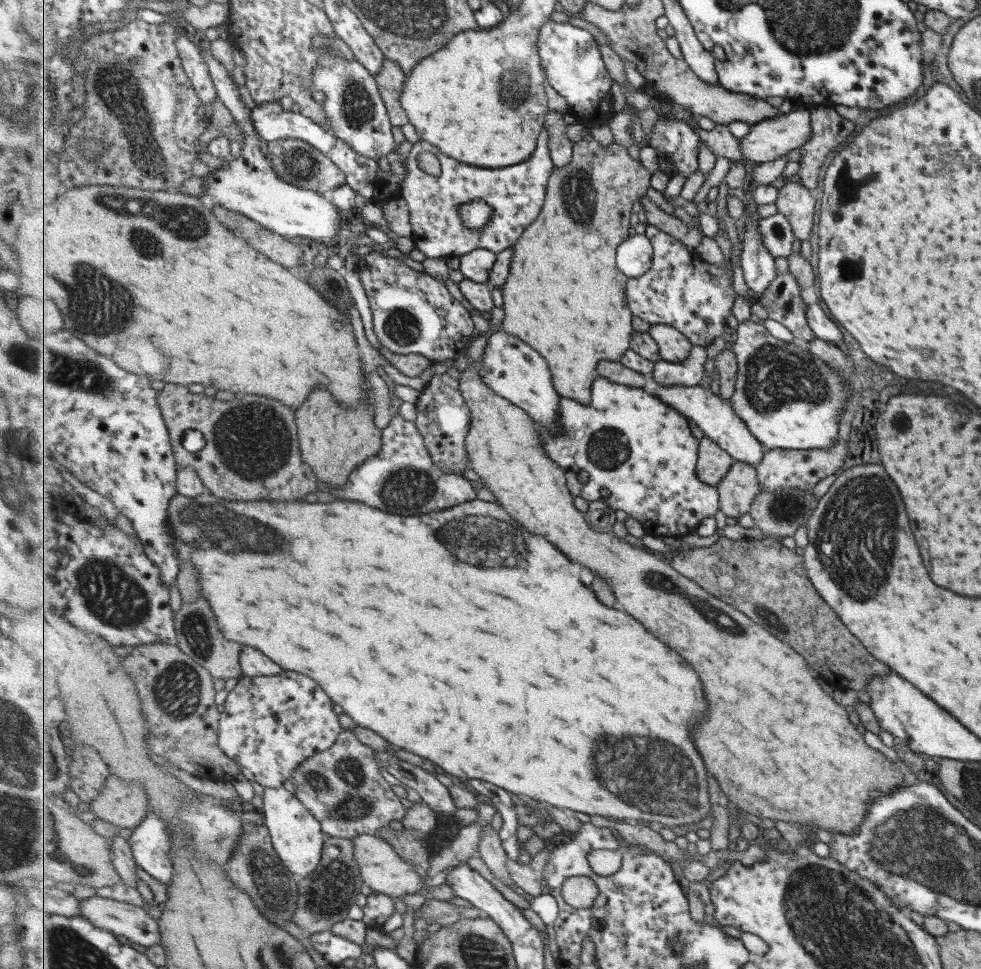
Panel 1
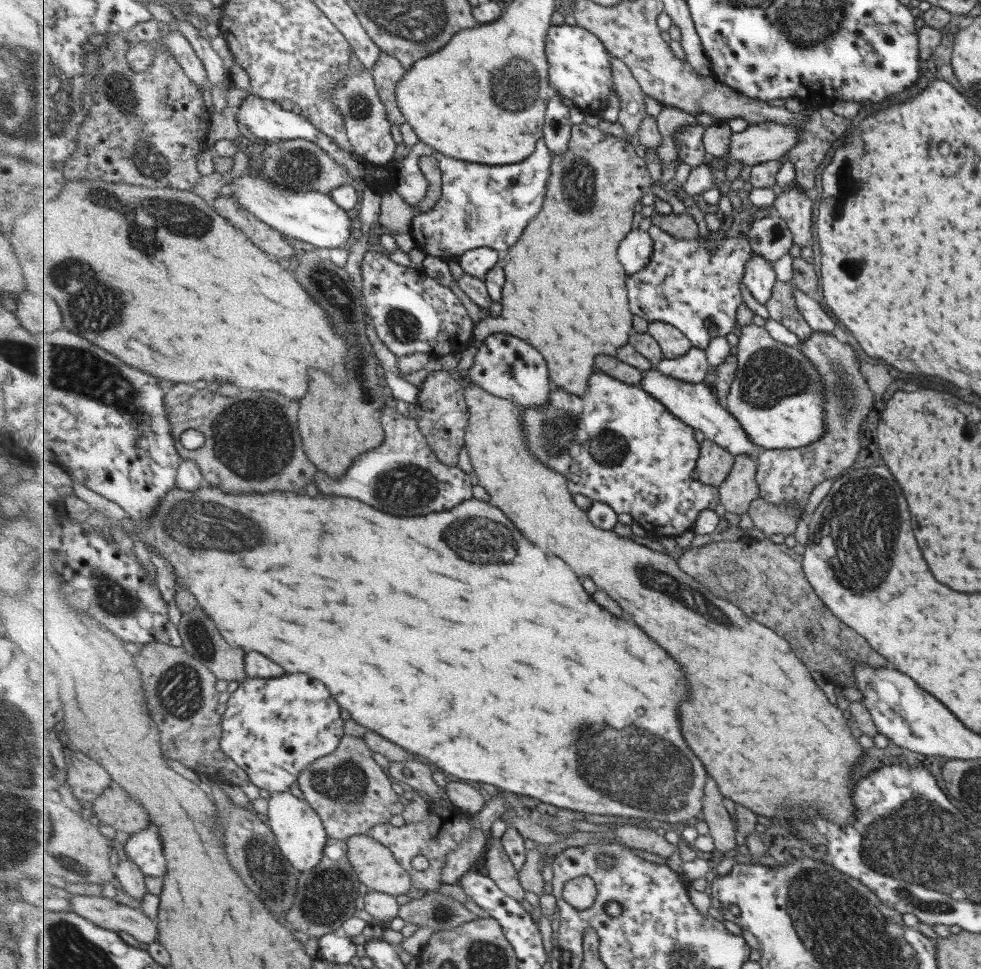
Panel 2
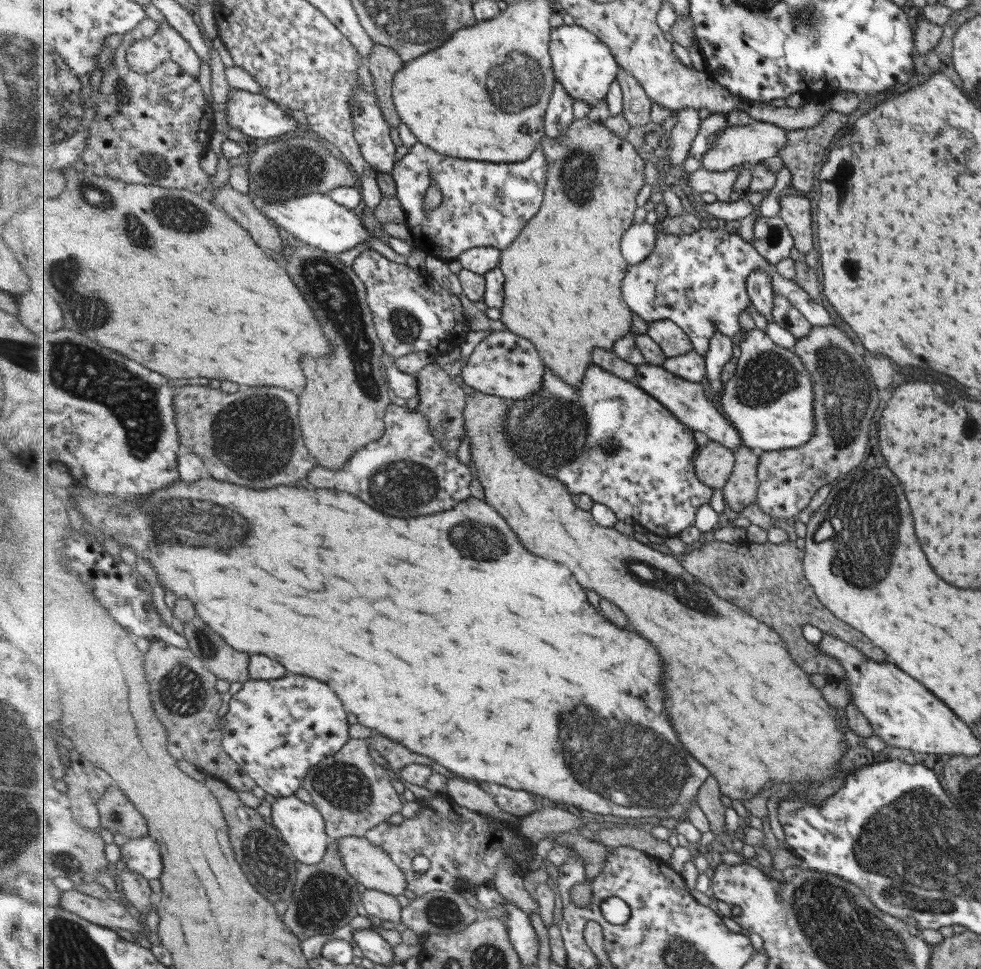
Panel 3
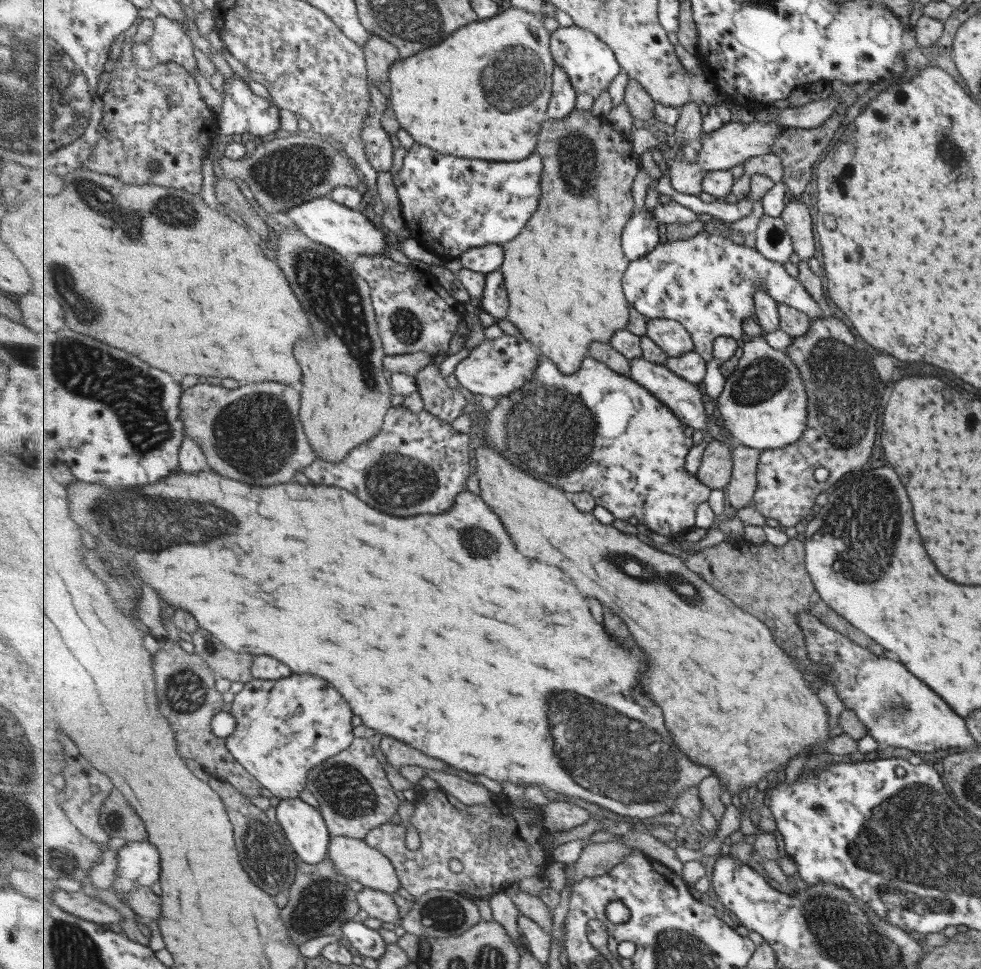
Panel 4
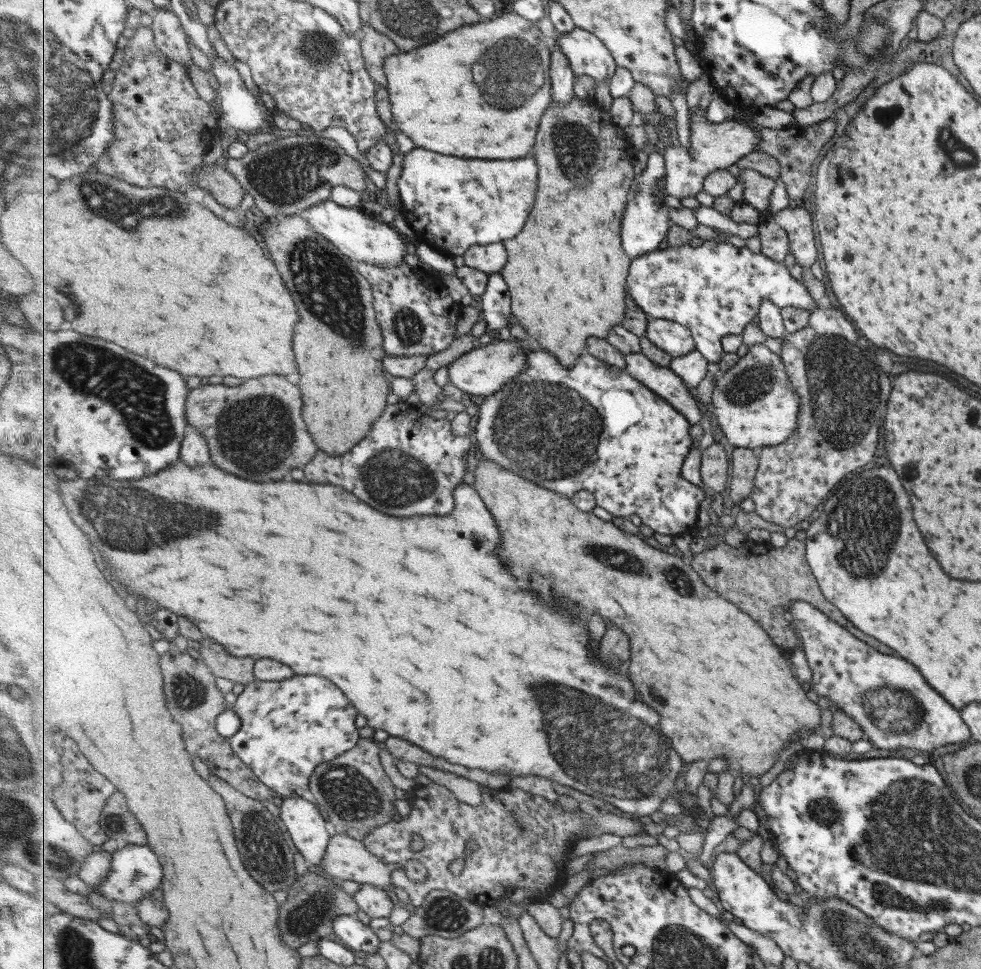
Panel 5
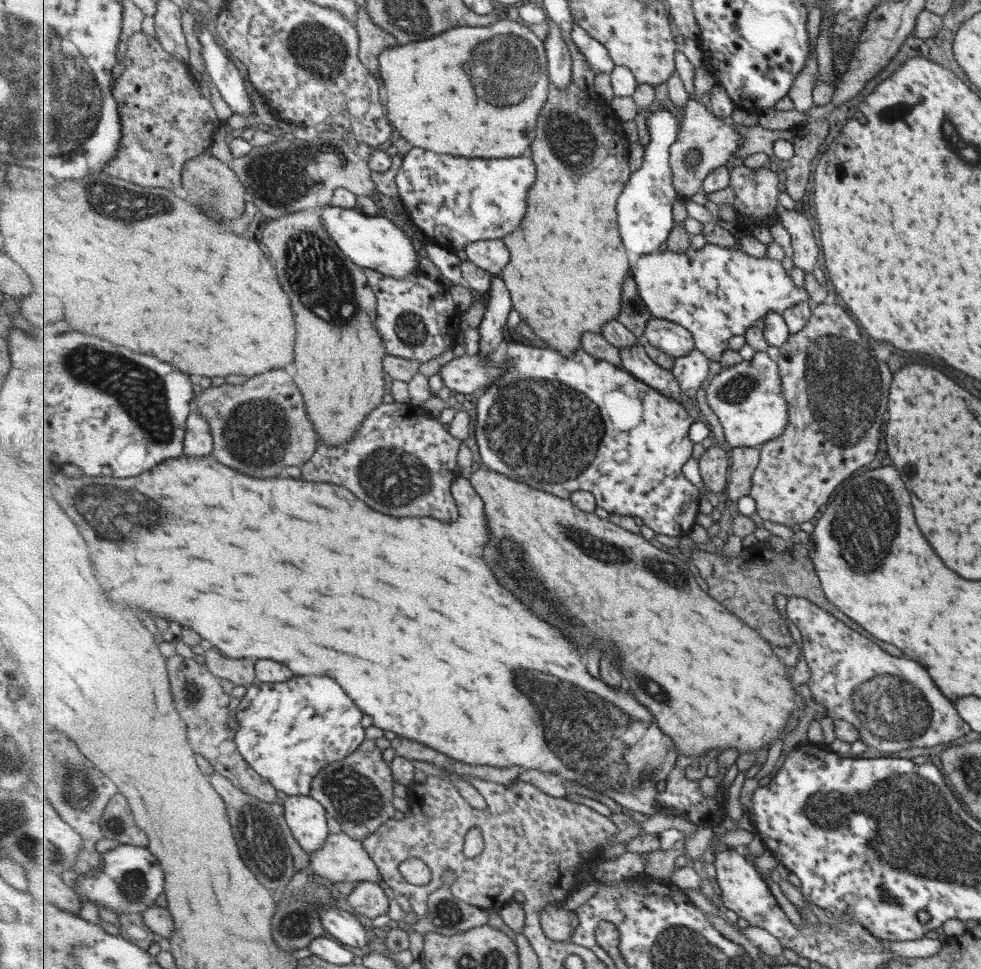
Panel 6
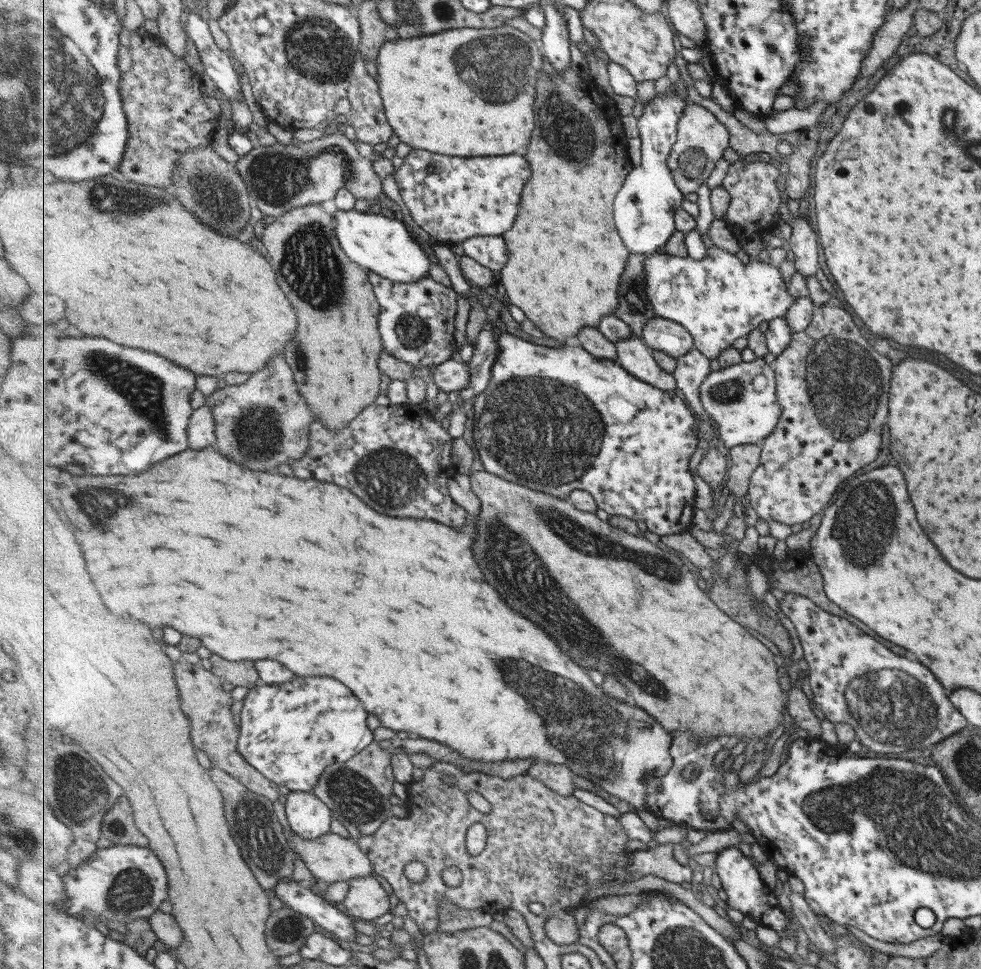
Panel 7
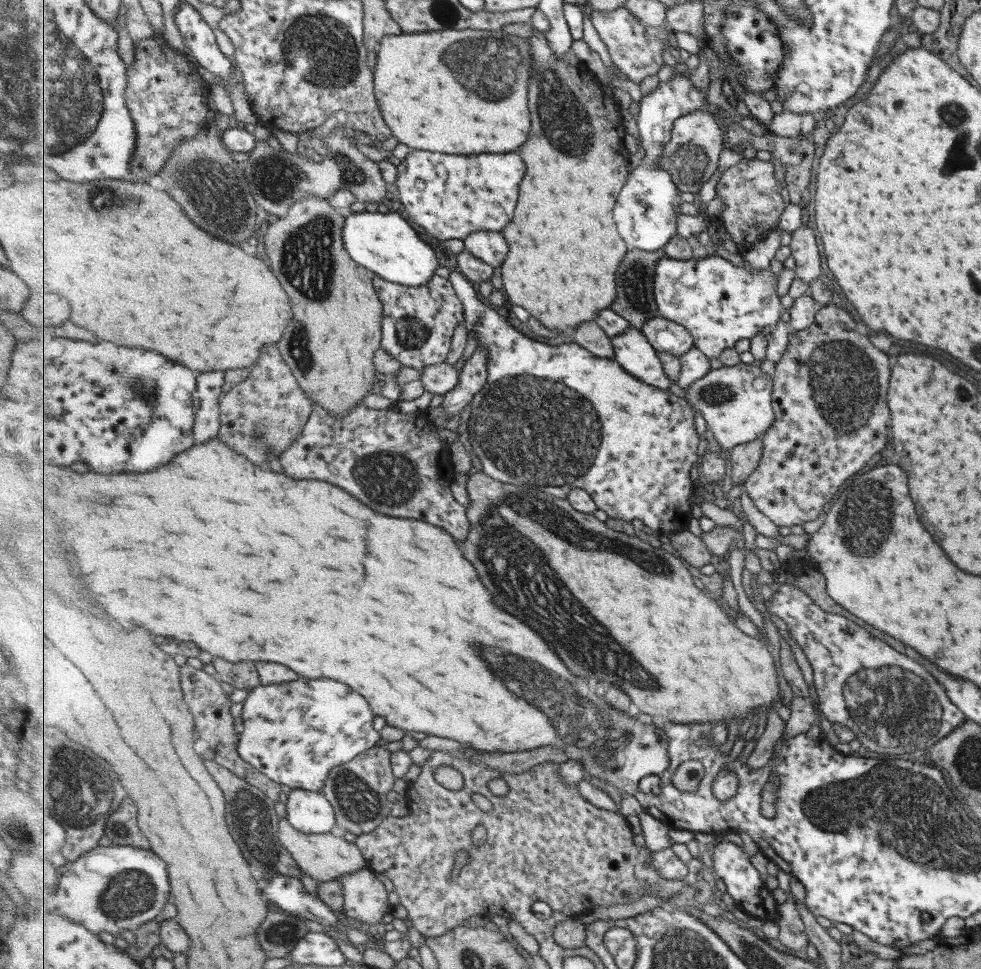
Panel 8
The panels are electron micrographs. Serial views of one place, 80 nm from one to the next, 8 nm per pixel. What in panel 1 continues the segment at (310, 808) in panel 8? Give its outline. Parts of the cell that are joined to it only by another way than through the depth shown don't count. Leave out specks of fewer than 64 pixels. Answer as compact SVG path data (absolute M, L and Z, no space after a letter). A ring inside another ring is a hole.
M284 787L266 788L263 792L263 810L266 825L270 828L275 850L283 859L285 865L297 878L305 878L320 865L327 834L313 812L305 806L296 793L285 790Z

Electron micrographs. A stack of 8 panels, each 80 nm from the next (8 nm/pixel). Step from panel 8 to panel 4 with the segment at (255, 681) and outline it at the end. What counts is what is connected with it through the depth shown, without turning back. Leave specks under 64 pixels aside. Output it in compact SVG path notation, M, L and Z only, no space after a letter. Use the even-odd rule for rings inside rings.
M199 630L197 634L191 634L195 647L195 655L202 656L209 666L217 674L217 677L227 678L233 682L243 684L254 679L253 656L251 654L237 654L229 650L221 640L217 640L213 634Z

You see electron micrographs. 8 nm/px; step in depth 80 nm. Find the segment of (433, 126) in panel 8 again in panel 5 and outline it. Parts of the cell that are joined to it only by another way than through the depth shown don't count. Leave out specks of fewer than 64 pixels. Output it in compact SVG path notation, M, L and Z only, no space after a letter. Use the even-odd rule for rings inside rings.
M515 12L462 26L429 46L385 58L384 69L389 78L390 104L393 106L392 119L398 125L398 131L411 138L419 148L459 158L523 158L535 146L541 118L551 106L551 62L552 41L543 36L535 21Z

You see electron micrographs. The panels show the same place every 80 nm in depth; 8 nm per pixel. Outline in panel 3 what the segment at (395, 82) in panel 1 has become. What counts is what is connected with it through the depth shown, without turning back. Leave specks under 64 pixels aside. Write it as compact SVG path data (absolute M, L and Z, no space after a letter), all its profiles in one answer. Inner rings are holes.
M375 43L375 48L366 59L366 64L373 78L375 97L383 112L383 118L387 120L391 128L401 126L402 120L392 97L392 88L394 87L394 76L404 64L402 56L389 46Z

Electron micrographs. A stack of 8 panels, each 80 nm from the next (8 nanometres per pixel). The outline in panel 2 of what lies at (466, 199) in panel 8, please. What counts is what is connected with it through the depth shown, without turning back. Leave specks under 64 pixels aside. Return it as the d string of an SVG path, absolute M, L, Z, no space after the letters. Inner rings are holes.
M541 138L533 158L513 166L485 166L463 162L439 154L435 148L420 140L411 147L409 154L394 162L397 169L395 190L411 206L419 206L429 190L429 182L421 172L421 156L436 159L441 170L442 191L435 206L426 212L416 211L411 233L426 255L445 260L458 259L471 250L483 247L508 252L523 236L523 230L541 212L547 194L547 182L552 172L552 150Z

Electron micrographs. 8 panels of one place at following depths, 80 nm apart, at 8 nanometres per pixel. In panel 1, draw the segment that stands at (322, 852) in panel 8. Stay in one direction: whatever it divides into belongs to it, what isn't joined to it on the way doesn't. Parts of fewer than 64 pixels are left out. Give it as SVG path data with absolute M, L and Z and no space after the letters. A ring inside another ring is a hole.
M364 834L354 838L355 858L361 867L364 883L374 892L401 897L418 893L423 888L424 878L396 851L395 846L378 835Z

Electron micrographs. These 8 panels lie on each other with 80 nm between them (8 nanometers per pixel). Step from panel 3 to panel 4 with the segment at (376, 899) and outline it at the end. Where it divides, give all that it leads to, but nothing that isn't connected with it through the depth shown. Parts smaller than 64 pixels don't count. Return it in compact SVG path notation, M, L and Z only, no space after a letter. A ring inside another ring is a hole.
M364 887L358 892L358 903L369 916L383 922L392 922L399 918L399 906L395 904L393 896L382 890Z

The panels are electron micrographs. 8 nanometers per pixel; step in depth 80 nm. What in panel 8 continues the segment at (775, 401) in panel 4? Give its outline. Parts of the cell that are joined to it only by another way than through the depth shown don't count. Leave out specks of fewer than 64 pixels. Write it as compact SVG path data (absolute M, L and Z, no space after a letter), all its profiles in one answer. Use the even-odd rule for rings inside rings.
M739 363L713 369L684 390L689 404L698 410L707 422L707 428L723 451L745 445L762 438L776 420L774 398L774 377L765 375L753 364Z

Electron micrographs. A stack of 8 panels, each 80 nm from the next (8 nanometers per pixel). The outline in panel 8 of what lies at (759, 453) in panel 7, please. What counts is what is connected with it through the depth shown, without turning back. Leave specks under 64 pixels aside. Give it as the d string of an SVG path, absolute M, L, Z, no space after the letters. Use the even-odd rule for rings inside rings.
M764 439L735 446L729 451L734 485L745 484L760 466L764 457Z

